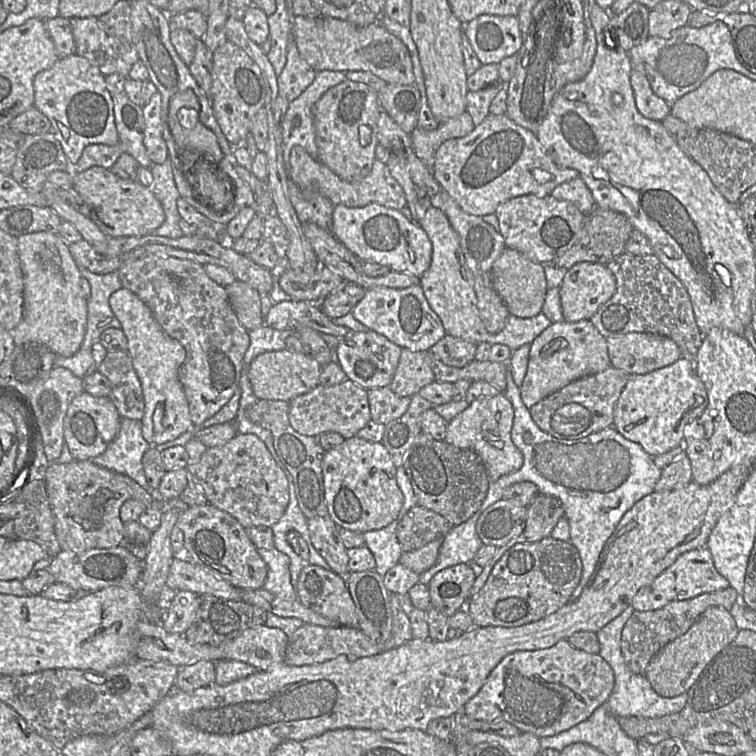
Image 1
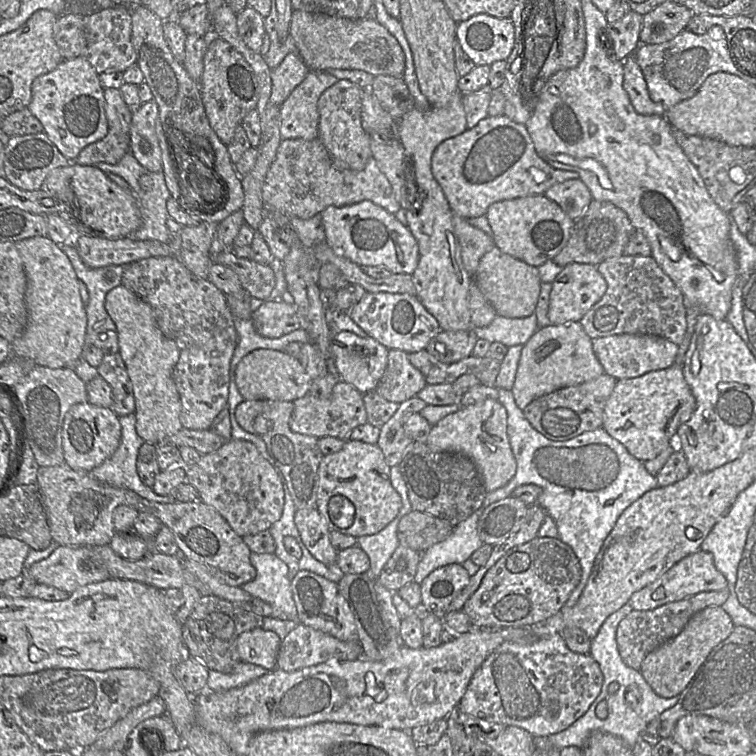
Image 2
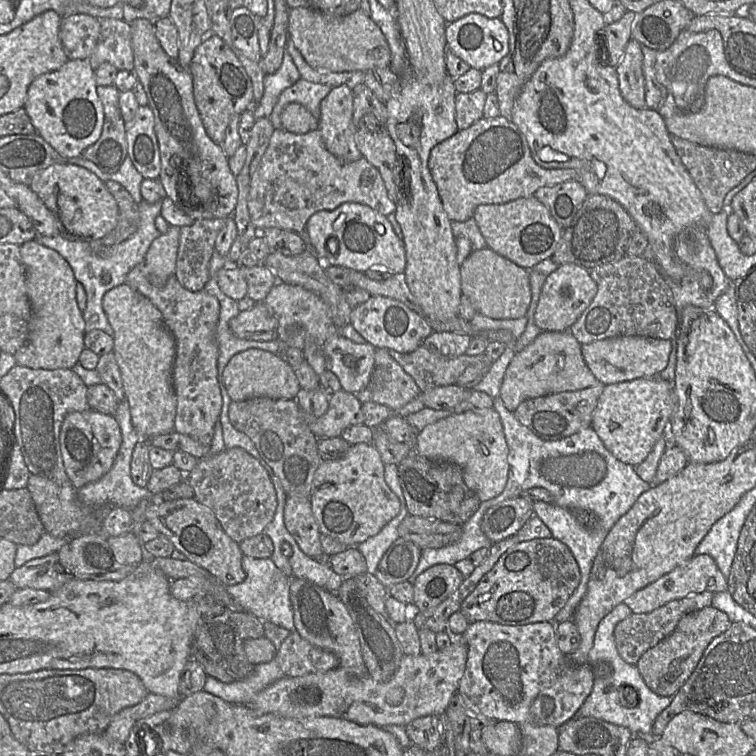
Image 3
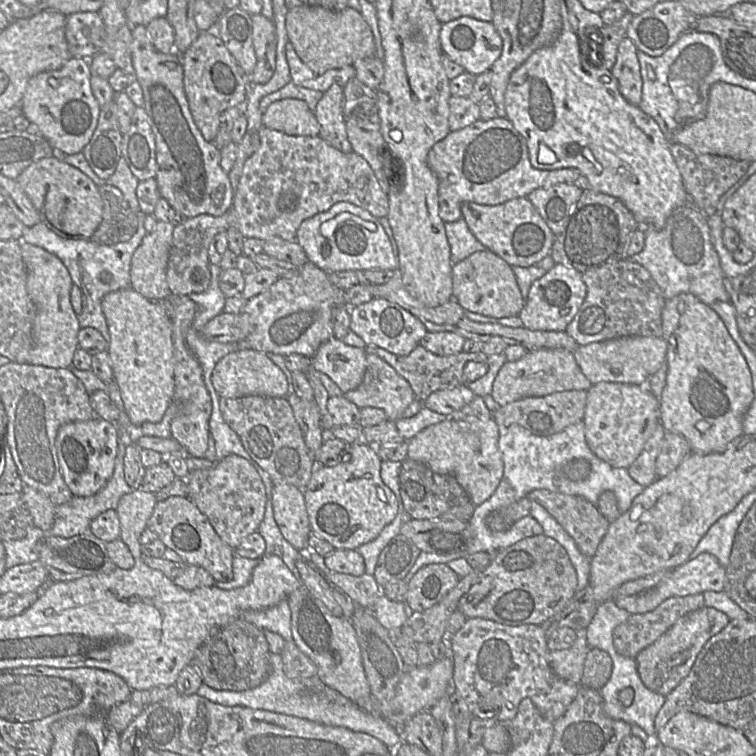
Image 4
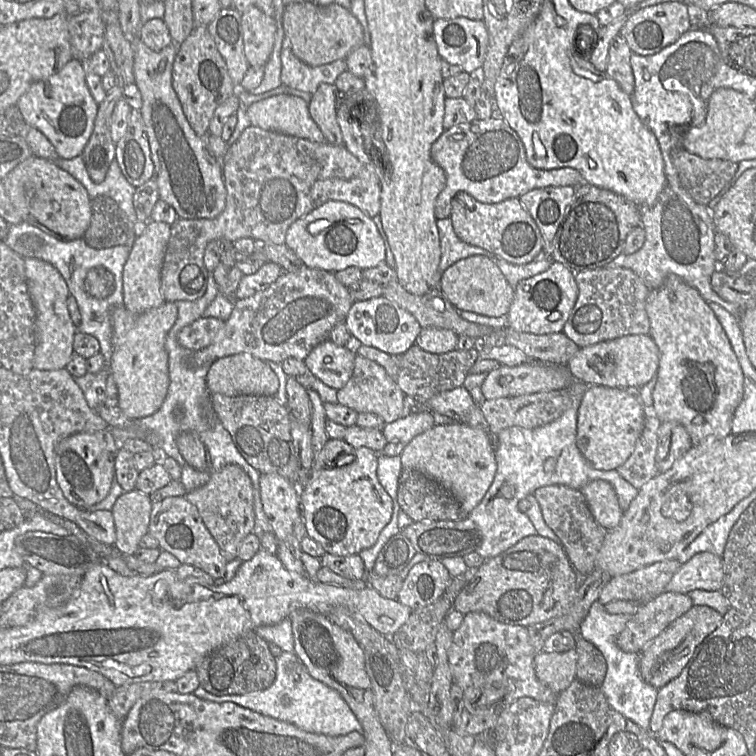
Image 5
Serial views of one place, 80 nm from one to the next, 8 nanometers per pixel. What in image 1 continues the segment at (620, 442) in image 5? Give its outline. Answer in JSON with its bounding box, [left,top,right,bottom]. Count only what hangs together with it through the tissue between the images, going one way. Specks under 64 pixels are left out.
[613,356,707,458]

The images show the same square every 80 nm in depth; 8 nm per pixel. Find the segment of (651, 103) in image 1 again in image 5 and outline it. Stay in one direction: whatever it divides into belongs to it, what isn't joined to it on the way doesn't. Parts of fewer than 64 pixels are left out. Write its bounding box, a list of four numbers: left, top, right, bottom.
[606,35,635,96]

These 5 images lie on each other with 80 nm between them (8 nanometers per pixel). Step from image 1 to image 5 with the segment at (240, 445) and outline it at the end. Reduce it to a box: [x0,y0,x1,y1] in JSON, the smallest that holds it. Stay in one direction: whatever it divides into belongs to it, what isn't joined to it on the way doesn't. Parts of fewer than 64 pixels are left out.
[185,464,255,562]

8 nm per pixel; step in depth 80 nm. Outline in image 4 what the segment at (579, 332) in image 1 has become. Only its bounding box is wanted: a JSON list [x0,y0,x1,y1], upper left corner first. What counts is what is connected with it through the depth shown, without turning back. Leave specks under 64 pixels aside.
[491,349,593,406]

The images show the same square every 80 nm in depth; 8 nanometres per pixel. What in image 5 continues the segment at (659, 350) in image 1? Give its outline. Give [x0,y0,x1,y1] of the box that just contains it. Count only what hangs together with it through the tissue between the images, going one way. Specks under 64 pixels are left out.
[567,334,659,389]

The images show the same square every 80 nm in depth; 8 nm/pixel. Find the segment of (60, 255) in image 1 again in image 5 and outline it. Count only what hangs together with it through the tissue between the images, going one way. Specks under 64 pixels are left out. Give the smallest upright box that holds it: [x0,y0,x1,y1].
[24,258,77,370]

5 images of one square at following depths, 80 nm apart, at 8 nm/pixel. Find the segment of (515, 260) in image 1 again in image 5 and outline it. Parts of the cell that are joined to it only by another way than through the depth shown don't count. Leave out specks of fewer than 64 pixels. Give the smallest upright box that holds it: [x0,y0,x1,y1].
[438,255,514,317]

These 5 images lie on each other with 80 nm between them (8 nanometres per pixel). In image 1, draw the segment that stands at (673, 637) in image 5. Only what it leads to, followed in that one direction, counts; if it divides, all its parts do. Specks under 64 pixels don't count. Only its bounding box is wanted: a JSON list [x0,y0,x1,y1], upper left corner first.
[644,607,739,697]

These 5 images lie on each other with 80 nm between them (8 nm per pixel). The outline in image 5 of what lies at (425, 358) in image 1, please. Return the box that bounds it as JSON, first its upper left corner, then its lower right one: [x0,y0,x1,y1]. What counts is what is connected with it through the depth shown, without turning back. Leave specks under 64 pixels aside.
[337,354,405,424]

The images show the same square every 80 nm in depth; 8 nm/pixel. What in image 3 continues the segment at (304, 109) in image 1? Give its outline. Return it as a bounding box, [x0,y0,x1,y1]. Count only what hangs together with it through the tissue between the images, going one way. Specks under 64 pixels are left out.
[269,79,334,129]

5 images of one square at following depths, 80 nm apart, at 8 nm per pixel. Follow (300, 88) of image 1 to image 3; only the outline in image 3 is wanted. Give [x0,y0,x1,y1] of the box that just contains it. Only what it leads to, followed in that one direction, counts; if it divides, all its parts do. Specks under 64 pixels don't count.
[253,53,300,119]

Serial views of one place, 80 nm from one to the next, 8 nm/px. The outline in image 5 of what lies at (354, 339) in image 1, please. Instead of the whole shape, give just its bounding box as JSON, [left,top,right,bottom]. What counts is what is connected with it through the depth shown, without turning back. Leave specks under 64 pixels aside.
[304,340,356,390]

